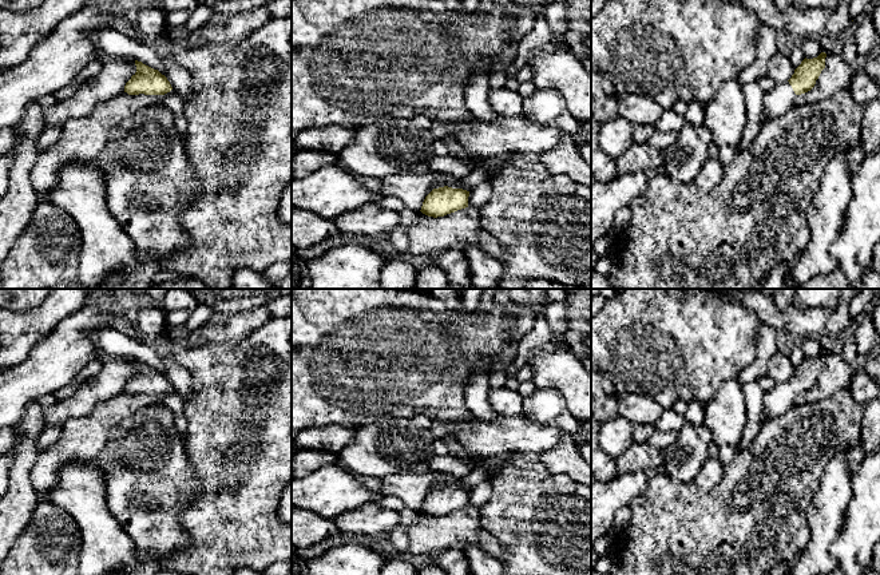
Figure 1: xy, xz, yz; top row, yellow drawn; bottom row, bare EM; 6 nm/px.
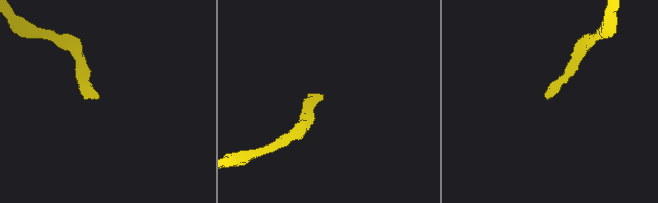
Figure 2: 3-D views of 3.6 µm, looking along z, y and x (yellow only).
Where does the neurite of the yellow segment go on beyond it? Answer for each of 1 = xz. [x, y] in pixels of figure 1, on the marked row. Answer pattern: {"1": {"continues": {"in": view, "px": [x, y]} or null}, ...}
{"1": {"continues": {"in": "xz", "px": [458, 183]}}}

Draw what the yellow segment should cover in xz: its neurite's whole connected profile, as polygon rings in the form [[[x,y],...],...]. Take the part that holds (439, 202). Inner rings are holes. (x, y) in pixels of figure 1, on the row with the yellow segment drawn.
[[[459,178],[444,187],[433,189],[425,197],[420,211],[437,218],[468,207],[469,191],[464,190],[463,185],[463,178]]]

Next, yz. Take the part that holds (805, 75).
[[[825,52],[813,59],[805,58],[788,82],[777,84],[772,91],[764,94],[762,107],[765,118],[773,120],[785,115],[796,106],[797,95],[813,88],[821,71],[825,68],[825,58]]]

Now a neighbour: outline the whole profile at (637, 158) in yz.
[[[647,142],[633,143],[622,155],[617,156],[619,175],[655,170],[665,164],[665,148],[655,148]]]

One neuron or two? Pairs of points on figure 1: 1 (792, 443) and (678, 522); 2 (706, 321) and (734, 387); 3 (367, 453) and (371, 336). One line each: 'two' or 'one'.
1: one
2: two
3: two

